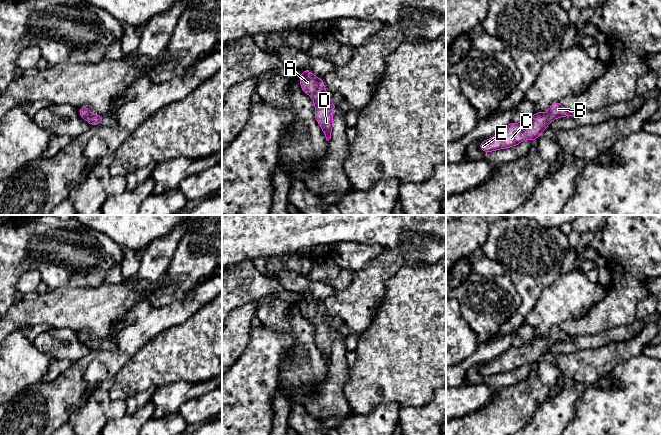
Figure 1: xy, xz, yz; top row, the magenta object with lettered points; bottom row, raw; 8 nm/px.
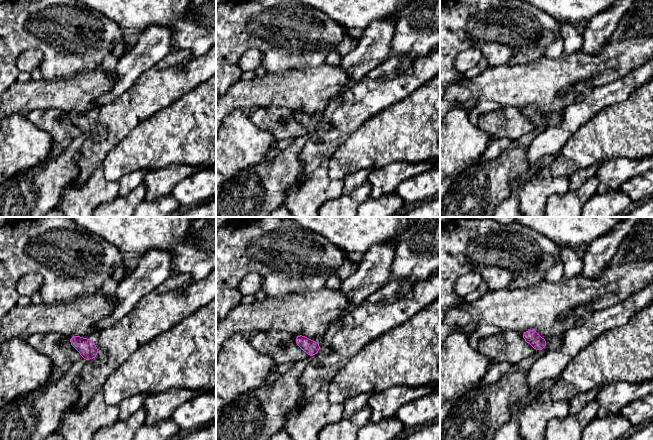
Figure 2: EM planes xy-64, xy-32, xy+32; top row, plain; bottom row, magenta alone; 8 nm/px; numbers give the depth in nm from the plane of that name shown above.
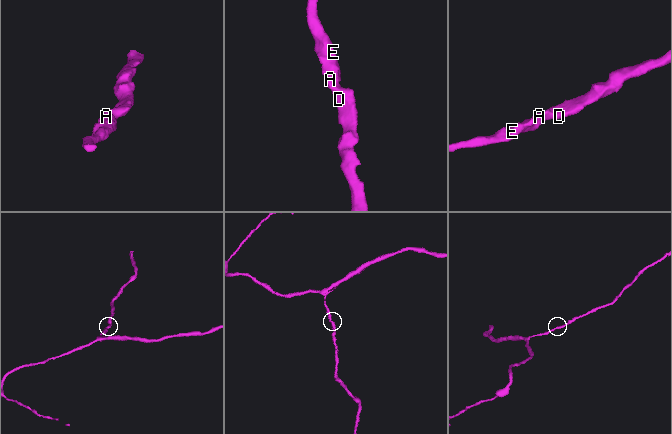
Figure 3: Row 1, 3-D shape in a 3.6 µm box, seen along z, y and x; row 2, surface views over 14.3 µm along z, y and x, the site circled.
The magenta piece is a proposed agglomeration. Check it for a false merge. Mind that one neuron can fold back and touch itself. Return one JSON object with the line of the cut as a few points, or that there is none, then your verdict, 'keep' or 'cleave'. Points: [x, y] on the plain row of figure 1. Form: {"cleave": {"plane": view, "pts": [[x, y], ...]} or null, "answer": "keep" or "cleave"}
{"cleave": null, "answer": "keep"}

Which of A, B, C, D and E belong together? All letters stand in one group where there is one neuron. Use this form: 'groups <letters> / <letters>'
groups A B C D E

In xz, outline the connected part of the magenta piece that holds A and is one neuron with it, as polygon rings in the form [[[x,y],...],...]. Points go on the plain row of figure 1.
[[[301,294],[302,299],[299,302],[300,310],[305,318],[311,320],[315,329],[315,344],[321,350],[323,357],[328,365],[331,362],[333,351],[332,335],[336,329],[329,323],[325,315],[324,306],[307,294]]]

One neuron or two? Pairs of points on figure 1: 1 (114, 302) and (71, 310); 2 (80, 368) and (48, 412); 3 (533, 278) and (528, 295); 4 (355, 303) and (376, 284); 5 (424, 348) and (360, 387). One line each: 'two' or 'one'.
1: one
2: one
3: one
4: one
5: one

